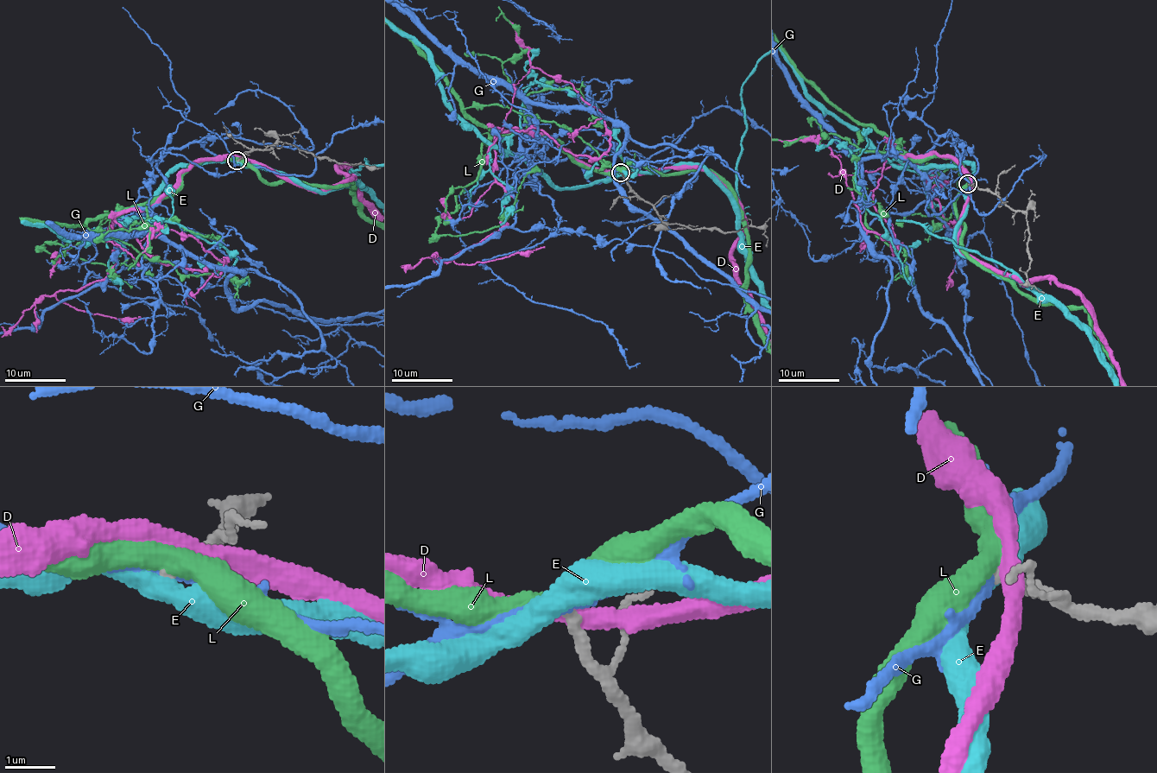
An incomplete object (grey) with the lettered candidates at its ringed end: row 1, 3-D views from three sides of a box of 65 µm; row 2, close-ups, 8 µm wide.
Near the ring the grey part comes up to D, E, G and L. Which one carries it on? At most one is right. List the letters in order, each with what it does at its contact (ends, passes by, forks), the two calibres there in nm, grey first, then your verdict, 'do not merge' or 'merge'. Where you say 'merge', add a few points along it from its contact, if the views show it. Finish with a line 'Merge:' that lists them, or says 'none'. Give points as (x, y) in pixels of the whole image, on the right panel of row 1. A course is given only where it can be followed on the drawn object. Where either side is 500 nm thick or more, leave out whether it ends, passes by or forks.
D: it passes by; 280 nm thick on the grey side, 360 nm on the other; do not merge
E: it passes by; 240 nm thick on the grey side, 440 nm on the other; do not merge
G: it passes by; 240 nm thick on the grey side, 200 nm on the other; do not merge
L: it passes by; 240 nm thick on the grey side, 440 nm on the other; do not merge
Merge: none

